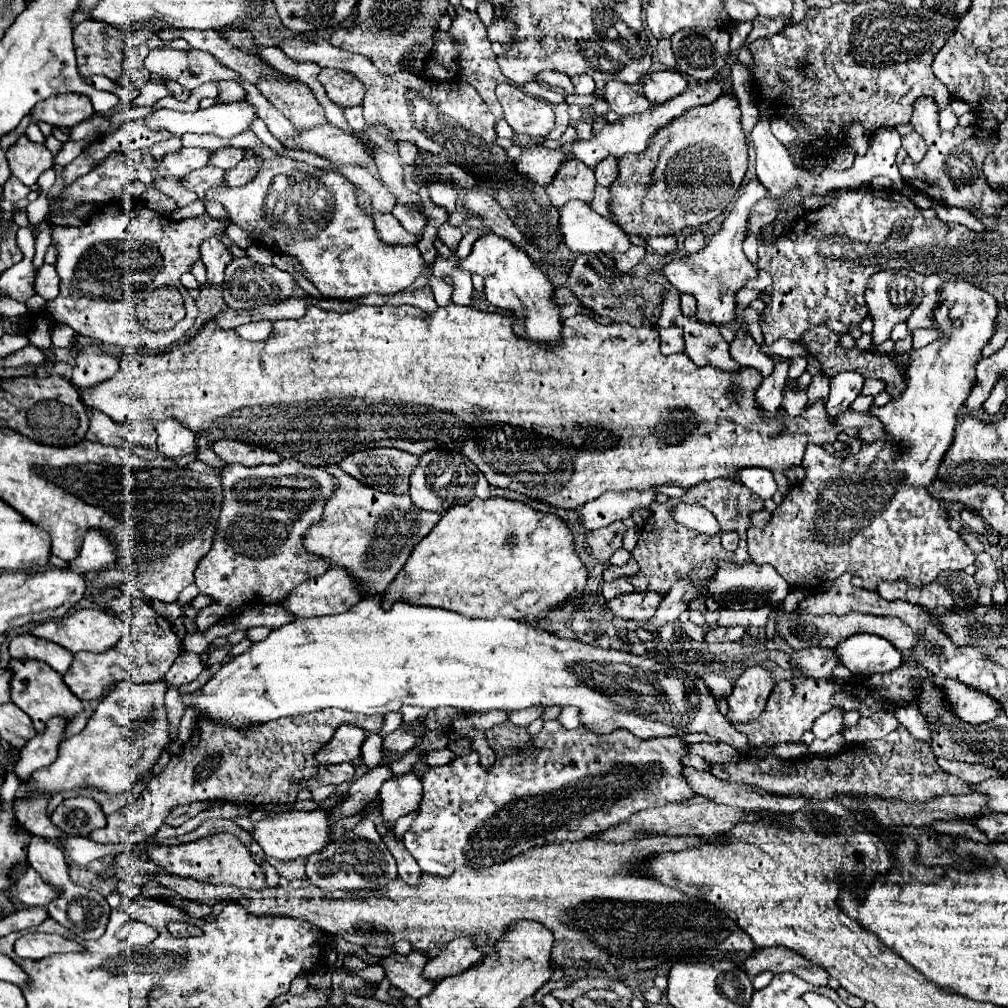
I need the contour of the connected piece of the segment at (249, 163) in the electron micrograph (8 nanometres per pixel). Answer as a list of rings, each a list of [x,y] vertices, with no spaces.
[[[252,156],[248,160],[240,160],[232,170],[228,170],[224,174],[224,186],[230,186],[230,188],[236,188],[236,186],[242,186],[246,182],[250,182],[254,178],[254,172],[258,172],[258,160]]]

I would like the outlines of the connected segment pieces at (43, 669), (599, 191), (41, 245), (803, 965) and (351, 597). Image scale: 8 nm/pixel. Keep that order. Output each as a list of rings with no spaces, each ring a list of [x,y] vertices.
[[[12,658],[8,662],[8,670],[12,672],[10,698],[20,710],[24,710],[32,718],[36,732],[42,732],[42,728],[46,728],[46,722],[50,720],[50,716],[66,716],[68,720],[72,720],[72,718],[76,718],[78,712],[84,710],[82,702],[64,684],[62,676],[58,672],[54,672],[48,664],[44,664],[40,660],[30,660],[30,658],[24,658],[24,660]]]
[[[597,183],[594,190],[594,200],[591,202],[590,206],[596,212],[598,212],[598,214],[613,221],[613,217],[609,209],[609,203],[610,203],[610,193],[608,188],[605,188]]]
[[[50,228],[42,230],[42,232],[36,236],[35,254],[34,258],[32,258],[32,264],[34,264],[34,274],[40,270],[40,268],[38,268],[38,264],[42,264],[46,250],[48,250],[48,244],[50,244]]]
[[[774,946],[774,948],[760,948],[756,950],[746,962],[744,970],[750,976],[758,976],[764,970],[770,970],[772,974],[784,974],[792,972],[798,978],[814,984],[814,986],[826,986],[828,984],[828,972],[822,970],[818,964],[810,964],[804,956],[796,954],[794,950]]]
[[[340,568],[302,582],[282,602],[284,610],[296,618],[340,614],[358,604],[358,588]]]

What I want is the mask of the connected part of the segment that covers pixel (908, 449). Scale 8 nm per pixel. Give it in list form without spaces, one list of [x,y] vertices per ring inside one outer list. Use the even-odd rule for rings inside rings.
[[[946,282],[942,298],[944,304],[934,310],[934,318],[938,324],[936,328],[946,336],[910,352],[910,368],[906,374],[908,388],[898,400],[890,400],[882,408],[872,406],[868,410],[882,422],[884,436],[876,442],[862,444],[860,452],[850,458],[836,458],[818,444],[808,444],[800,464],[806,470],[804,480],[792,486],[764,528],[748,528],[748,554],[752,562],[774,566],[788,584],[798,588],[820,586],[828,580],[840,578],[842,574],[850,574],[862,578],[864,586],[872,588],[872,592],[878,590],[878,582],[882,580],[906,580],[908,586],[922,588],[932,584],[944,570],[964,570],[966,566],[974,564],[976,554],[968,548],[960,534],[948,526],[948,510],[926,490],[926,486],[936,480],[938,466],[942,464],[942,458],[954,440],[958,410],[972,392],[976,364],[982,360],[980,350],[992,338],[998,306],[994,296],[968,282]],[[954,320],[962,320],[962,326],[954,328]]]

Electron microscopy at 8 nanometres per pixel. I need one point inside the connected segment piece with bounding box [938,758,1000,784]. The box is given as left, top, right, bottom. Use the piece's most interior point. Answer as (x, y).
(972, 773)

